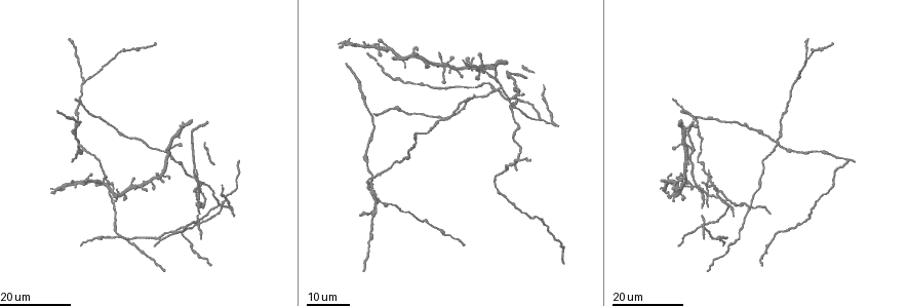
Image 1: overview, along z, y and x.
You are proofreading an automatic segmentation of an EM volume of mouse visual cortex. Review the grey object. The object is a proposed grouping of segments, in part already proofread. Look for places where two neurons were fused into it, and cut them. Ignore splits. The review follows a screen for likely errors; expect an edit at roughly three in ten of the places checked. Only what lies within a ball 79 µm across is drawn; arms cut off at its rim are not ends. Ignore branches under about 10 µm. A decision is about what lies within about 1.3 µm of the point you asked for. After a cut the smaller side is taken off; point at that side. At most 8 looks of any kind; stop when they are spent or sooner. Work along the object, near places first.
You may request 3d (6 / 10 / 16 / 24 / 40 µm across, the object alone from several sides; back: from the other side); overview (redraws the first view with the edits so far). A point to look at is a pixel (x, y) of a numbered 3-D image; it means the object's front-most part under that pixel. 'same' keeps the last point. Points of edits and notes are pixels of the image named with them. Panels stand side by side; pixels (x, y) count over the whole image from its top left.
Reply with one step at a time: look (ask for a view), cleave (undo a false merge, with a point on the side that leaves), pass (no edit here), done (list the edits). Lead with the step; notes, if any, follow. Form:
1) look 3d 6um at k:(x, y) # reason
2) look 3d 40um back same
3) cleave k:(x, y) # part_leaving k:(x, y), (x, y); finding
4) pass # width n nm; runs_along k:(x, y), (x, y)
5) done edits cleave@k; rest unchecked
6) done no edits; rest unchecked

look 3d 24um at 1:(701, 153) # small branch off a trunk

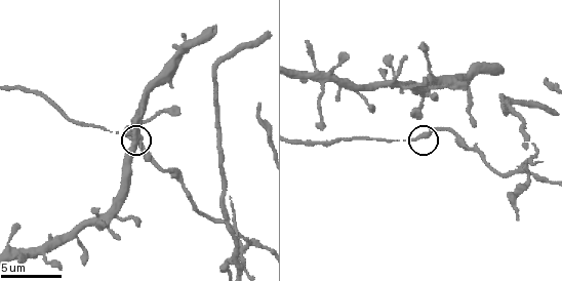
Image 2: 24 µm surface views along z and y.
look 3d 6um at 2:(421, 137)

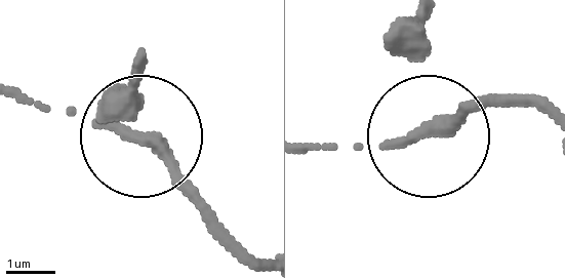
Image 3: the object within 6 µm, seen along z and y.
pass # arms 3; runs_along 3:(248, 259), (151, 148), (15, 100); continuous, no second neuron

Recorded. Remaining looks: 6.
look 3d 16um at 1:(499, 88) # arms part here

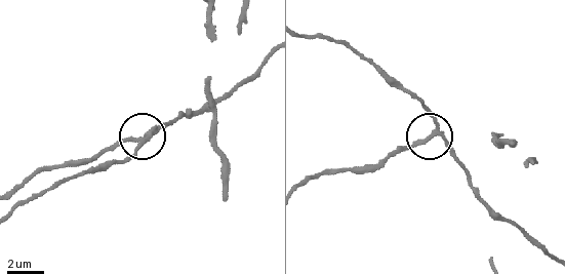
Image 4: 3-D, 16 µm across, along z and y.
look 3d 6um at 4:(151, 133)

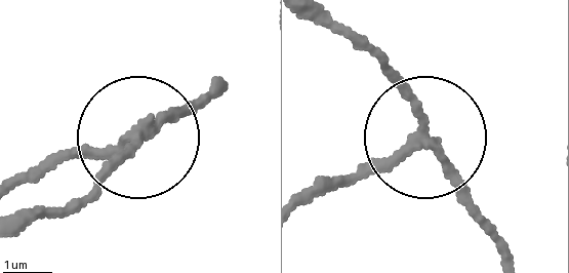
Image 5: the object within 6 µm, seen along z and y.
cleave 5:(72, 156) # arms 3; part_leaving 5:(413, 144), (308, 188); two neurons meet here

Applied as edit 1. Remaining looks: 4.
look 3d 16um at 1:(85, 81) # side arm on a straight run

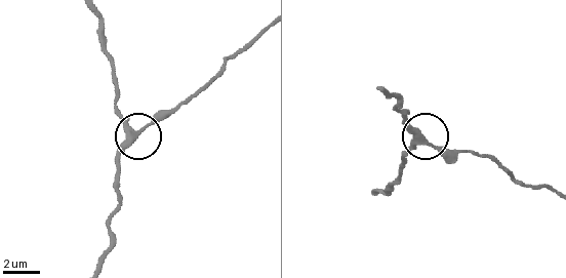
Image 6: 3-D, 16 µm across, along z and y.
look 3d 10um at 6:(418, 140) # zoom in

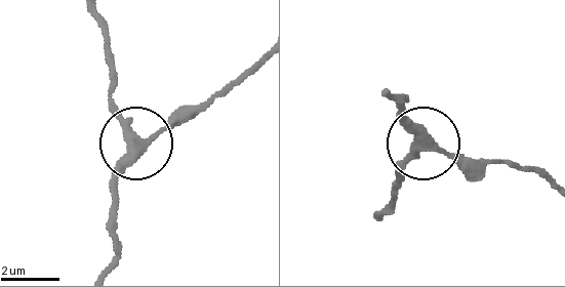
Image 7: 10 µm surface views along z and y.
look 3d 6um at 7:(423, 145) # zoom in

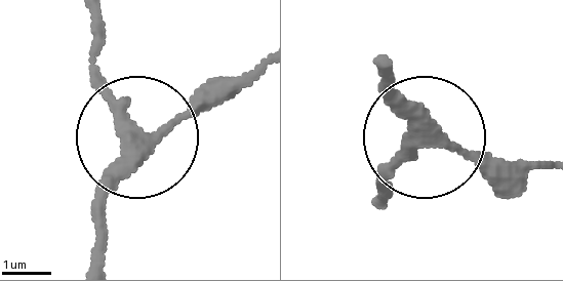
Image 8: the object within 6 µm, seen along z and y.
pass # arms 3; runs_along 8:(383, 62), (414, 127), (383, 188); all the same neuron

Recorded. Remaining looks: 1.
done edits cleave@5; rest unchecked

